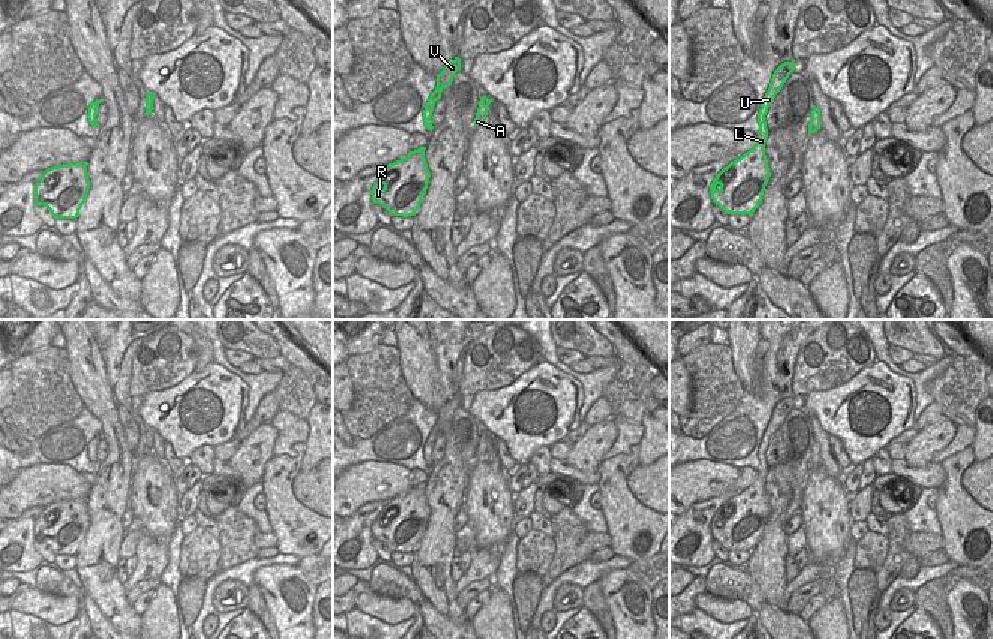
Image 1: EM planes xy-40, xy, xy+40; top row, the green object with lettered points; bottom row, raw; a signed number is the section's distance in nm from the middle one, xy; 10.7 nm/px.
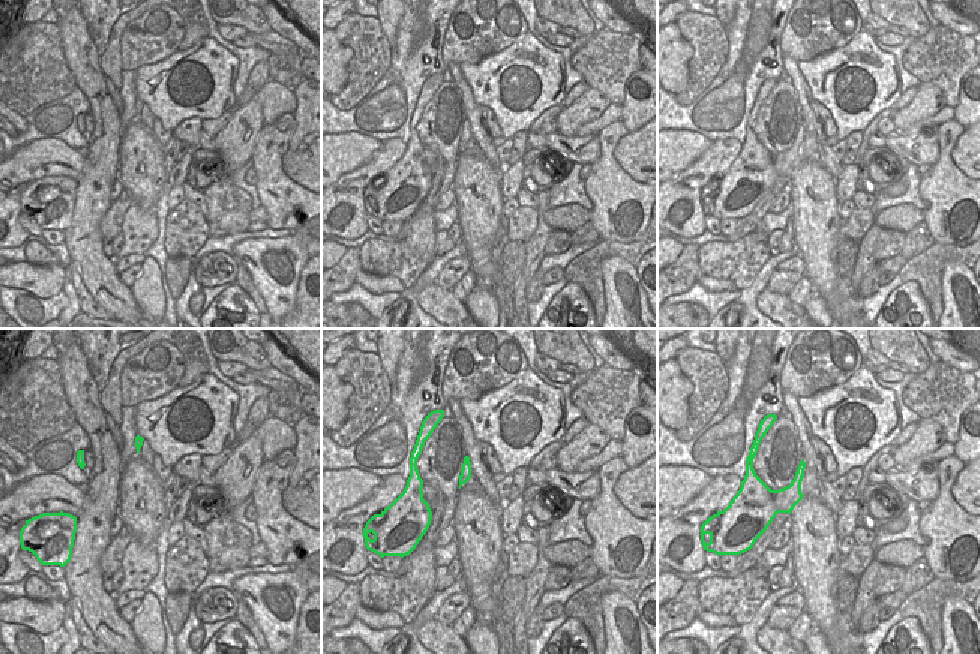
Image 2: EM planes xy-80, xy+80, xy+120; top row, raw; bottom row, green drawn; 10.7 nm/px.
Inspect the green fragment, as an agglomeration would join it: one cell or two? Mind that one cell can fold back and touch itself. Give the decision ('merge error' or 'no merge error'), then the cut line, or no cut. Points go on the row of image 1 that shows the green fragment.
no merge error | no cut

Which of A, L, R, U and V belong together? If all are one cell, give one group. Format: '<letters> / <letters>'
A L R U V

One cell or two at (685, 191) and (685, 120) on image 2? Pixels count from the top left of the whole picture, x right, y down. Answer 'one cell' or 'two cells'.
two cells

